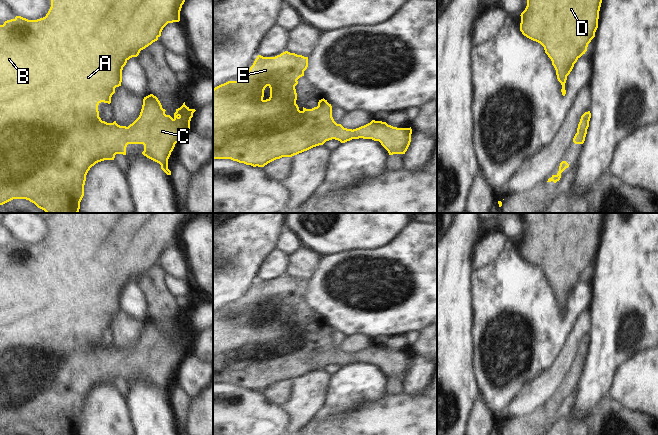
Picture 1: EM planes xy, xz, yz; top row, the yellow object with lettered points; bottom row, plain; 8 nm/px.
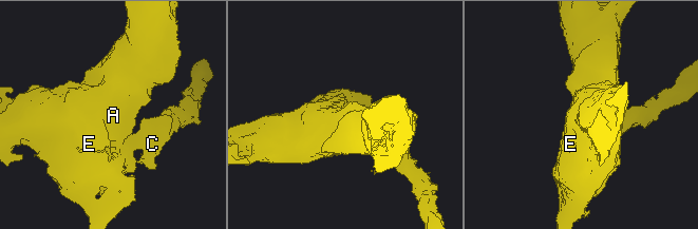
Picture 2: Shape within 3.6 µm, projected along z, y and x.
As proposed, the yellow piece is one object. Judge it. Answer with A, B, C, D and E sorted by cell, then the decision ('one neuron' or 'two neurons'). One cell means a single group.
A B C D E | one neuron

